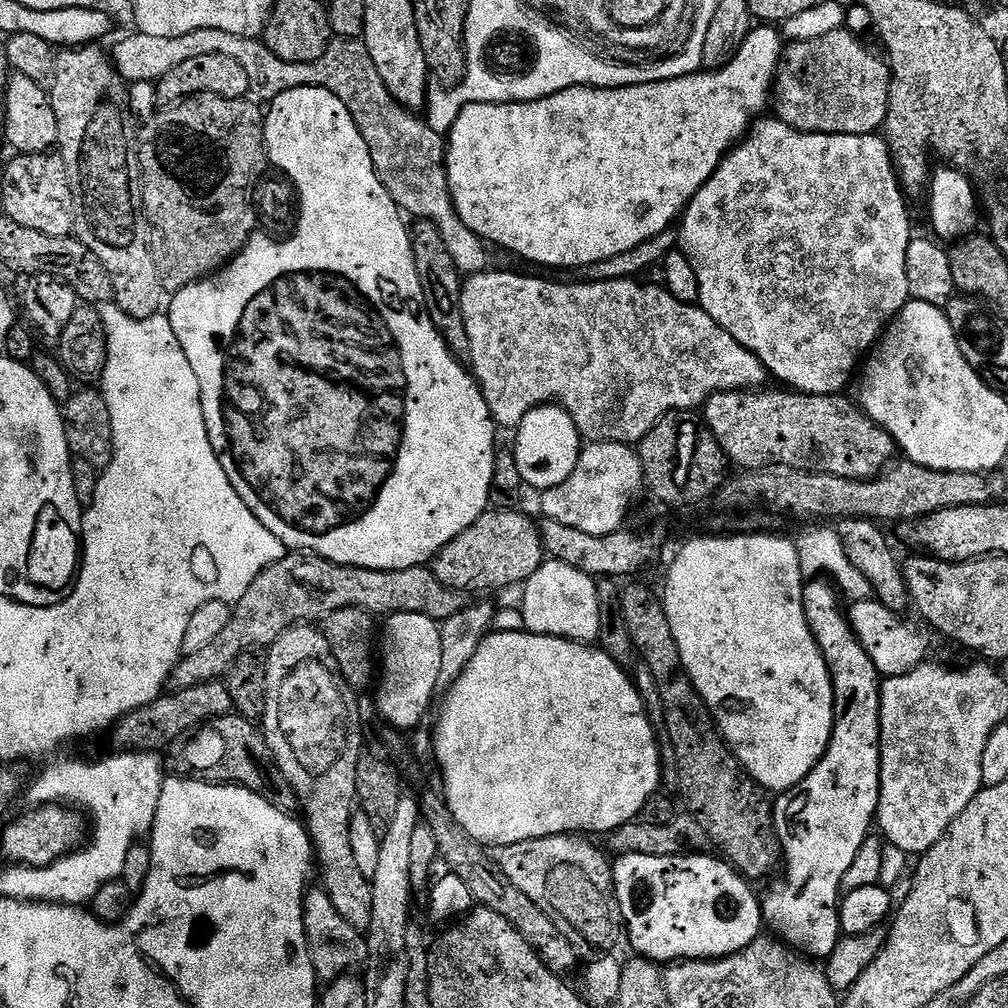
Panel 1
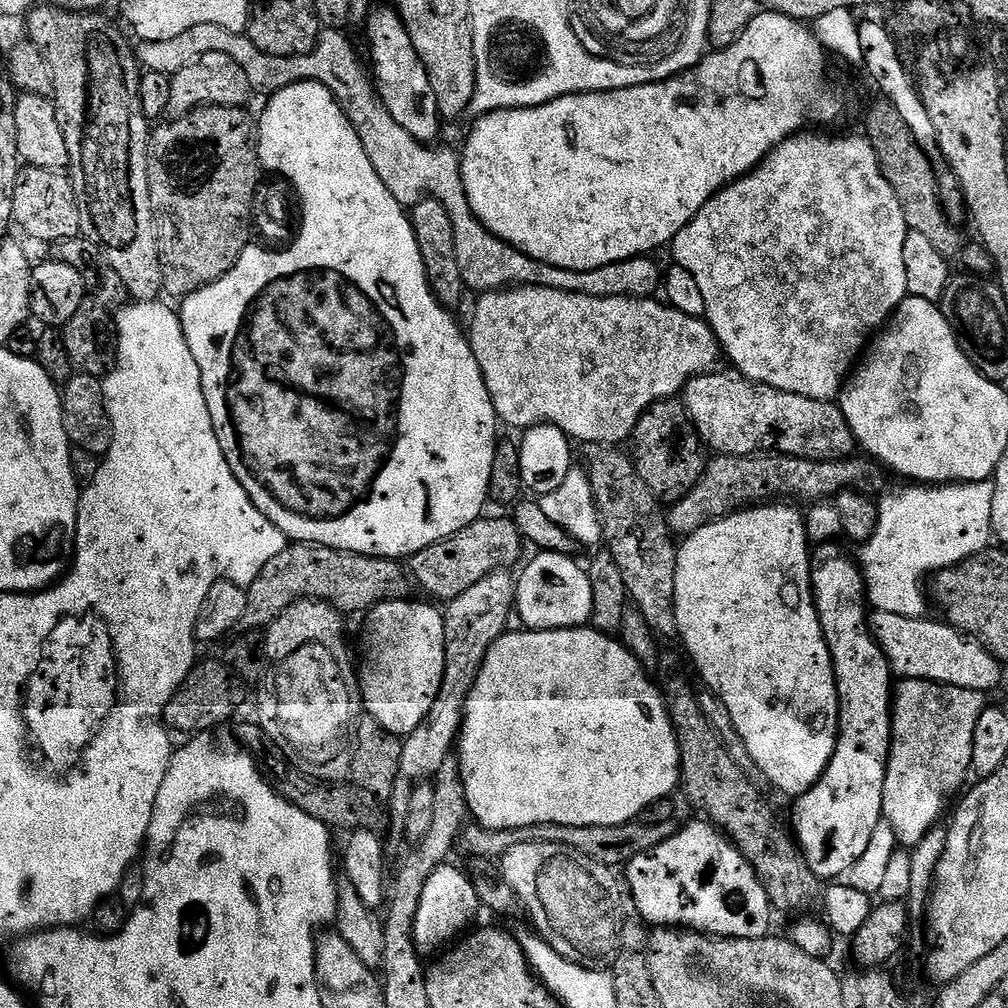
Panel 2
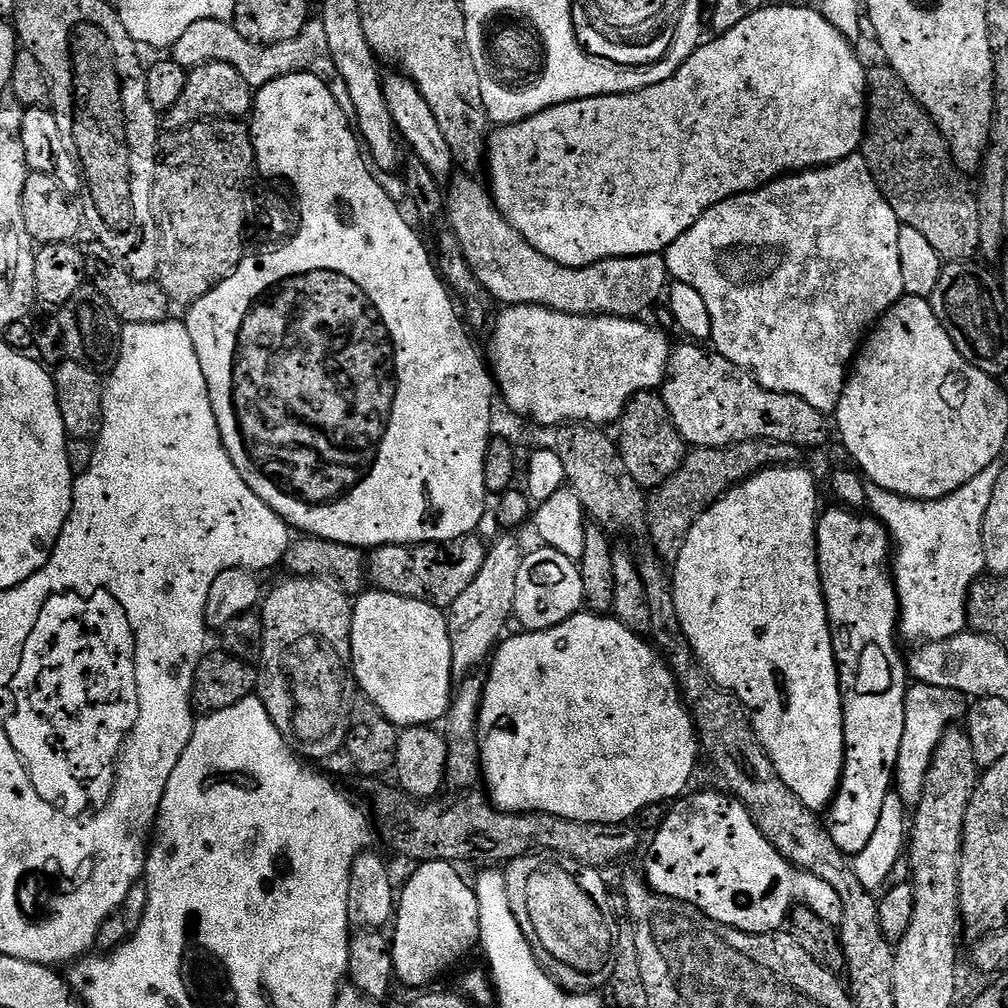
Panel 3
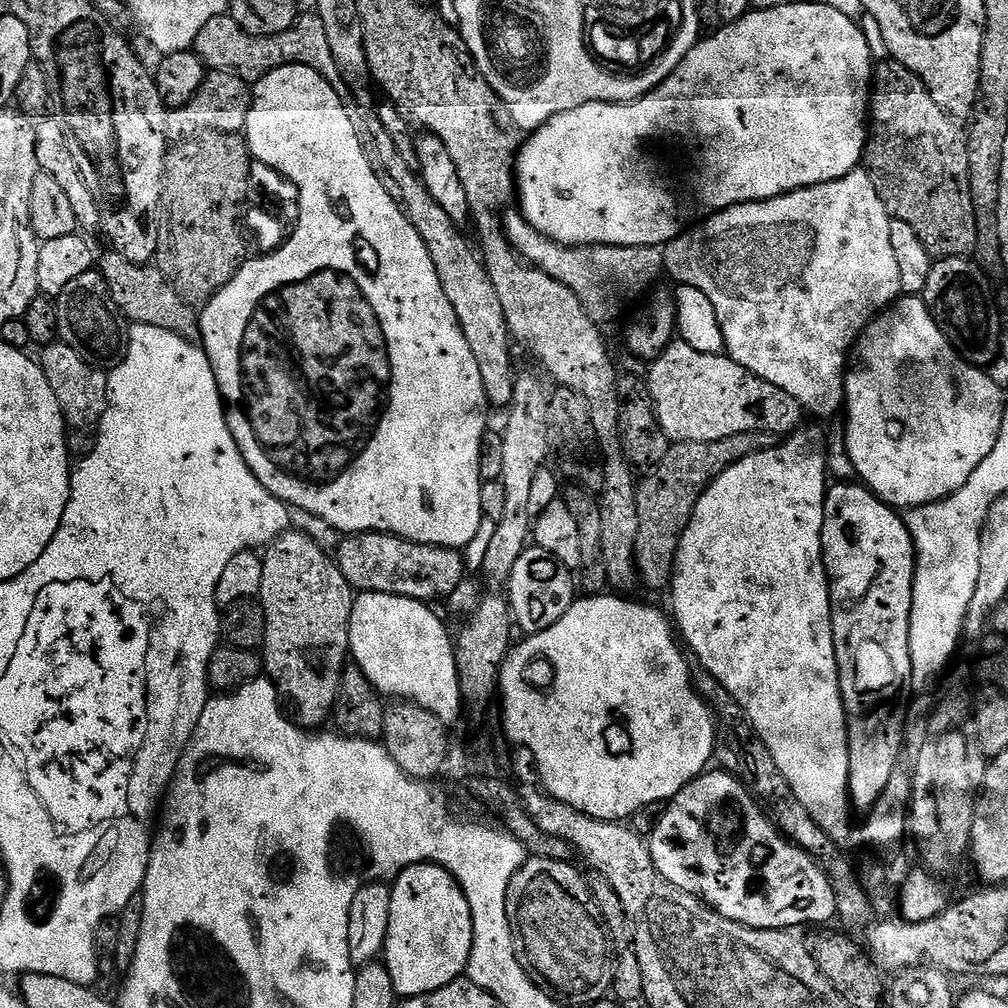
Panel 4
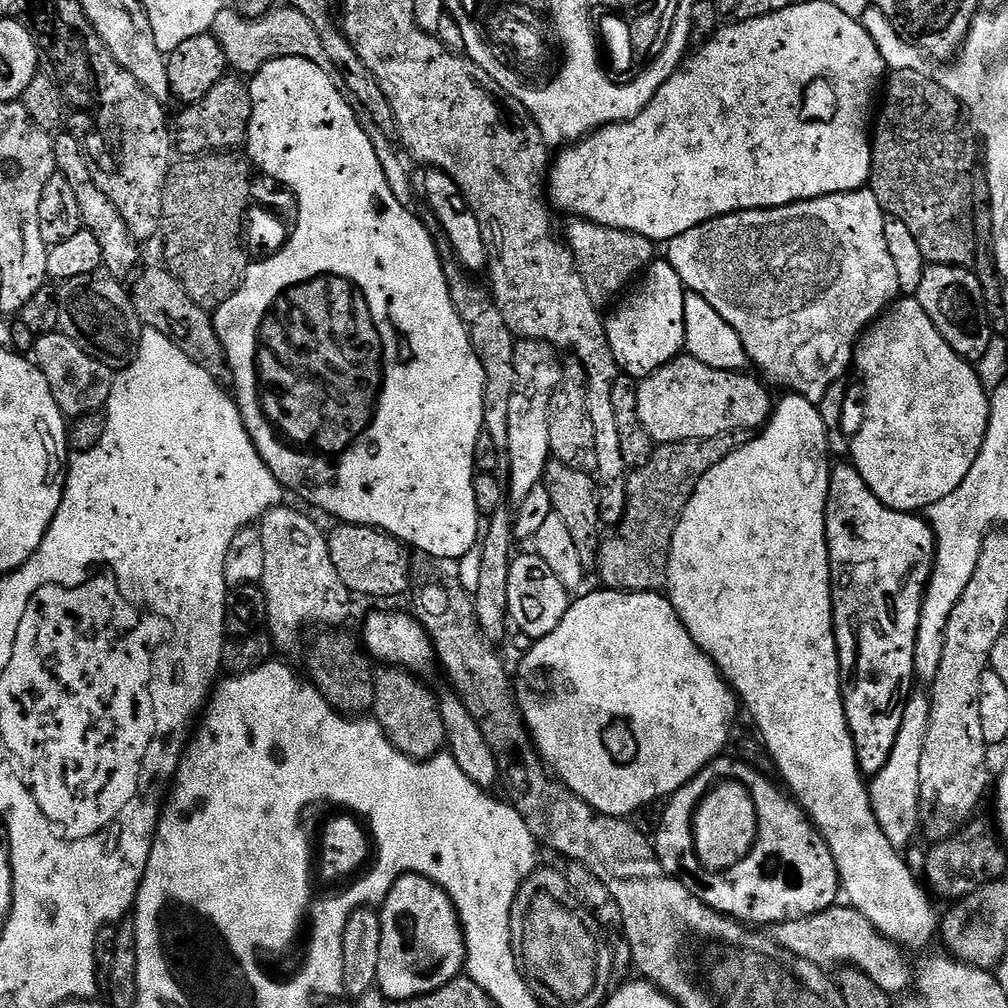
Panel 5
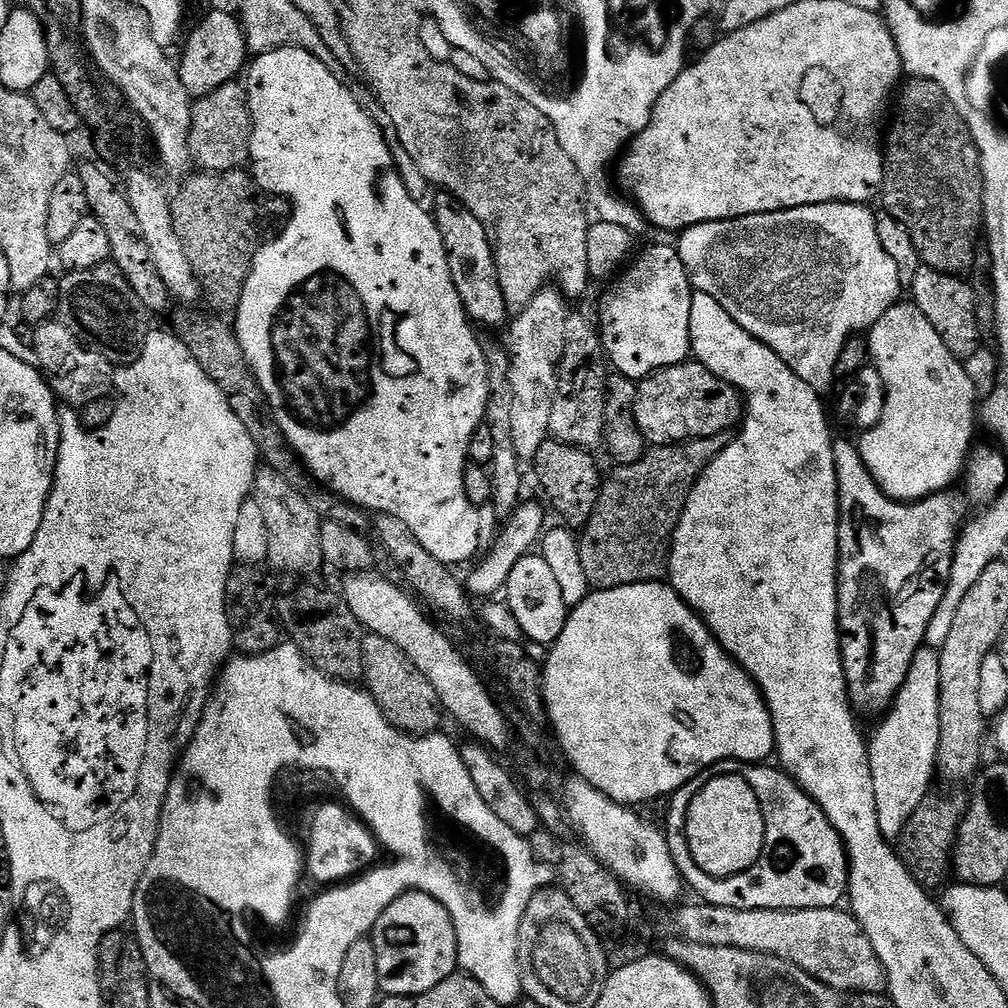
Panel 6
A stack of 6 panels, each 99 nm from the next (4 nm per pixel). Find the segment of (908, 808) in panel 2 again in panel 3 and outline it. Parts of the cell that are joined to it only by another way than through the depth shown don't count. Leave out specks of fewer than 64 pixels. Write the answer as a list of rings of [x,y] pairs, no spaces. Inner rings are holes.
[[[919,682],[909,687],[907,700],[904,703],[902,747],[899,751],[894,777],[895,793],[906,806],[915,806],[920,803],[922,790],[925,788],[926,774],[929,773],[938,742],[954,723],[963,719],[965,712],[964,698],[956,691],[944,687],[930,687],[928,684]]]

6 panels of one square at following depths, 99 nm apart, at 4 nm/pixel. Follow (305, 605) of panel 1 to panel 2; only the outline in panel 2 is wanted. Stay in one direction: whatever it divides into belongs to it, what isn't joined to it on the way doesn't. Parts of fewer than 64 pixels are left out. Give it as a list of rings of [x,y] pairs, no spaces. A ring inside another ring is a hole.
[[[289,543],[282,554],[270,558],[262,574],[247,585],[248,605],[243,627],[248,630],[267,629],[298,600],[322,600],[341,614],[364,614],[382,602],[409,599],[410,576],[400,568],[403,567],[395,560],[343,552],[317,544]]]

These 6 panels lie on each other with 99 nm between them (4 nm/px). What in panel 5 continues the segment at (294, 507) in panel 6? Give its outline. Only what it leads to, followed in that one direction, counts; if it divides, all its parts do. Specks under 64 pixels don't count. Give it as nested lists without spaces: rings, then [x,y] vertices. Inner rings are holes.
[[[277,506],[269,510],[259,521],[258,527],[262,538],[262,550],[266,553],[266,566],[262,570],[260,584],[264,593],[264,601],[268,607],[266,628],[277,649],[288,648],[300,636],[303,628],[311,624],[324,624],[320,626],[340,626],[344,619],[352,612],[353,593],[338,578],[334,570],[334,562],[330,562],[330,550],[325,529],[320,529],[308,516],[295,512],[292,508]]]

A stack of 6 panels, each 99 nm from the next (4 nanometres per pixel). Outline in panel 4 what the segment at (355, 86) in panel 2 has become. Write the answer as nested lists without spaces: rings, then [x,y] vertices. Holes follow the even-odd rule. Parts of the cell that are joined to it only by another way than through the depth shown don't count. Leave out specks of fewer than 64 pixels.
[[[314,14],[301,15],[292,27],[276,35],[256,36],[232,23],[231,19],[224,16],[215,16],[198,30],[198,38],[194,45],[197,56],[203,60],[205,67],[211,71],[230,72],[236,76],[255,82],[263,78],[270,70],[280,68],[284,64],[298,64],[308,66],[318,74],[322,74],[331,88],[338,94],[342,108],[351,111],[354,100],[350,85],[341,73],[333,56],[331,55],[326,33],[320,20]],[[519,210],[505,211],[502,216],[502,223],[504,234],[508,238],[508,243],[512,245],[513,252],[521,260],[527,261],[532,268],[540,269],[550,278],[556,279],[563,286],[572,290],[585,308],[586,314],[599,326],[607,326],[606,324],[610,323],[611,320],[618,319],[643,292],[649,291],[648,293],[651,293],[653,291],[652,283],[660,275],[663,277],[666,272],[664,252],[660,248],[647,248],[646,246],[615,248],[609,244],[591,244],[585,248],[568,248],[565,244],[559,244],[542,234],[538,234],[538,230],[534,230],[534,226],[530,226],[526,222],[524,213]]]

